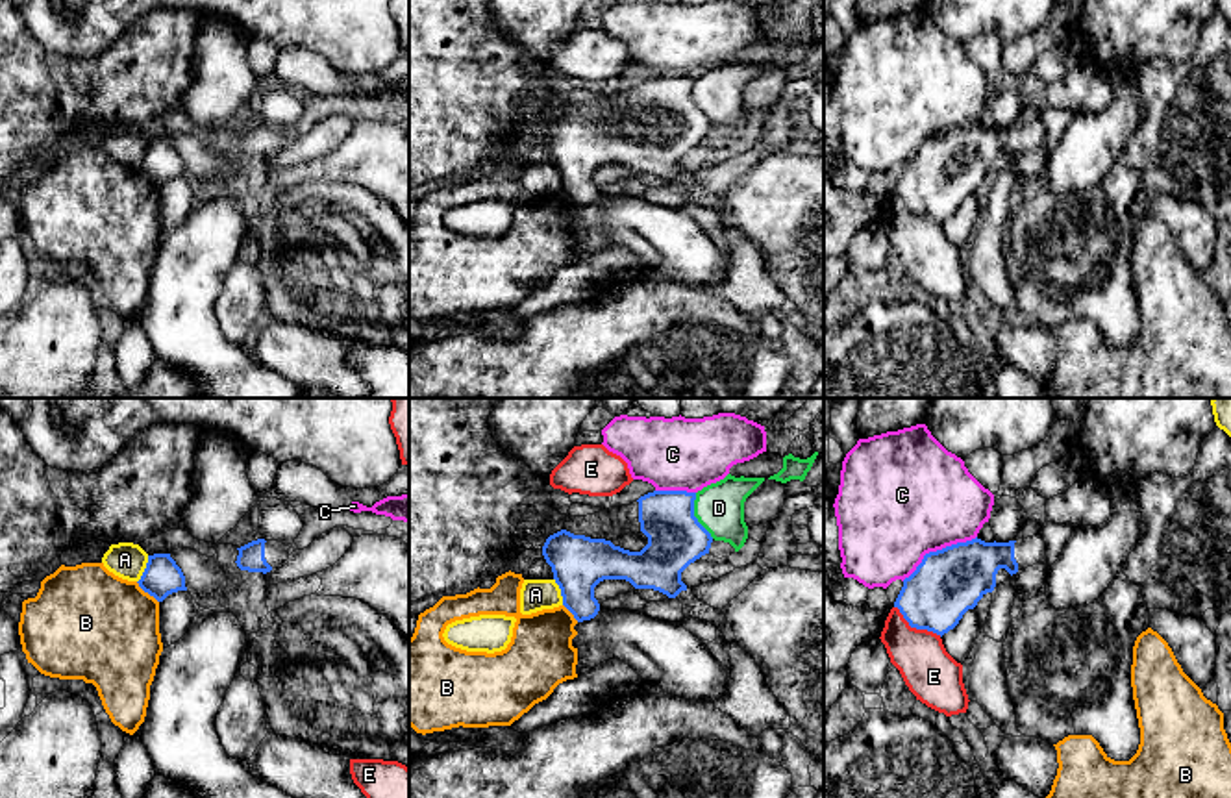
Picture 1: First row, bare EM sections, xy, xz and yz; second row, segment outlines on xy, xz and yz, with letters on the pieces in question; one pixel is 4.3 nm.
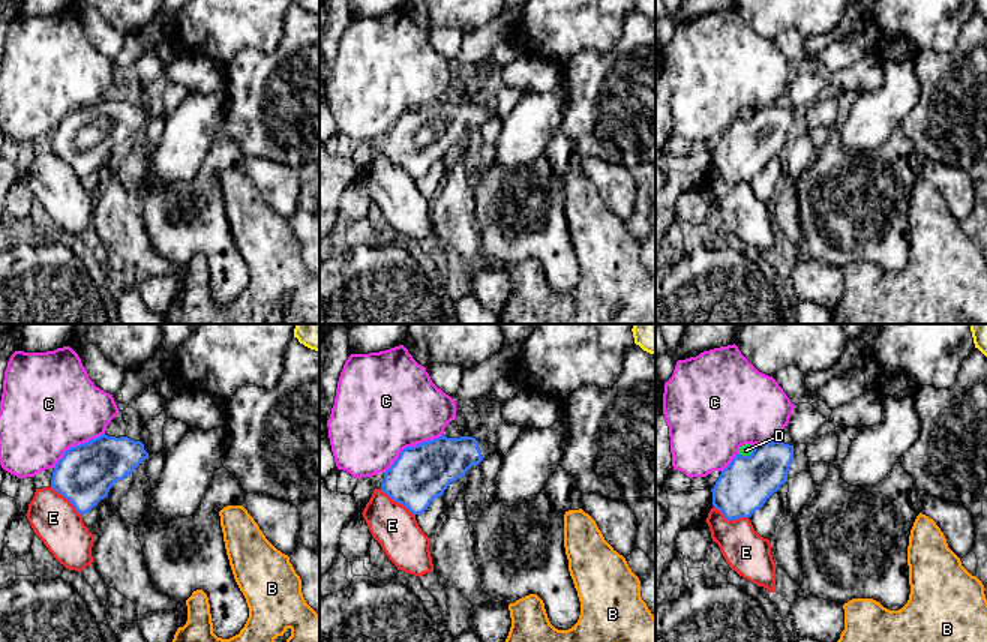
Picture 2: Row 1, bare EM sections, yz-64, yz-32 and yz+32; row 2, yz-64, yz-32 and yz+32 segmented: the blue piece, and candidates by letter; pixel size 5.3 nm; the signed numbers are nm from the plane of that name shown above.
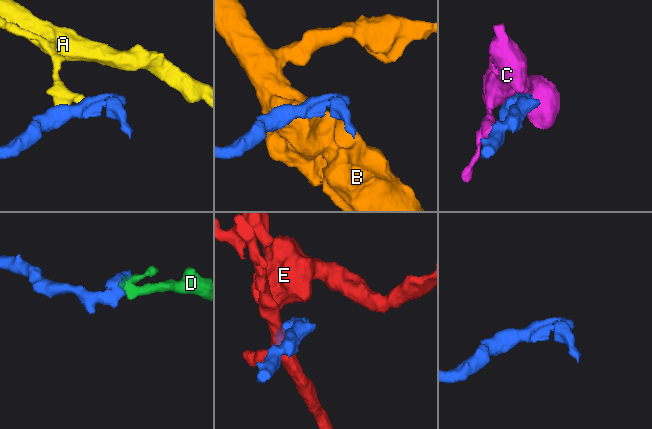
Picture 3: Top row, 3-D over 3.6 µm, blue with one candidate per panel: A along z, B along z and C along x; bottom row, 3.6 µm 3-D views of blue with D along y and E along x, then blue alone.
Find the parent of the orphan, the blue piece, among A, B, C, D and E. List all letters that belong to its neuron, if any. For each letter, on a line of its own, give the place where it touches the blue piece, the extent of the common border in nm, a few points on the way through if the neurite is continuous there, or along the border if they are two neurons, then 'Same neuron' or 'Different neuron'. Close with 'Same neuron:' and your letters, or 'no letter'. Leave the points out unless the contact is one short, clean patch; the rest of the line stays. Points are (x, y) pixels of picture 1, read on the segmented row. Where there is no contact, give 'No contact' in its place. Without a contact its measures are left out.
A: Touches blue at xy (145, 569). Shared border 130 nm. Boundary: xy (149, 556), (137, 582). Different neuron
B: Touches blue at xy (147, 591). Shared border 140 nm. Boundary: xy (136, 582), (158, 602). Different neuron
C: Touches blue at yz (937, 550). Shared border 380 nm. Boundary: yz (976, 536), (930, 550), (902, 580). Different neuron
D: Touches blue at xz (693, 515). Shared border 220 nm. Boundary: xz (695, 493), (695, 517), (713, 537). Different neuron
E: Touches blue at yz (917, 628). Shared border 240 nm. Different neuron
Same neuron: no letter

